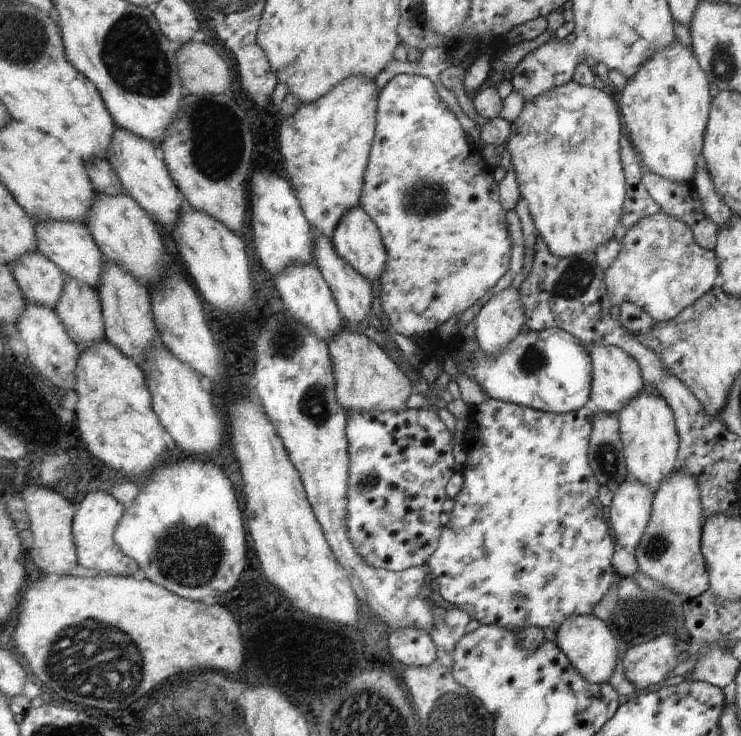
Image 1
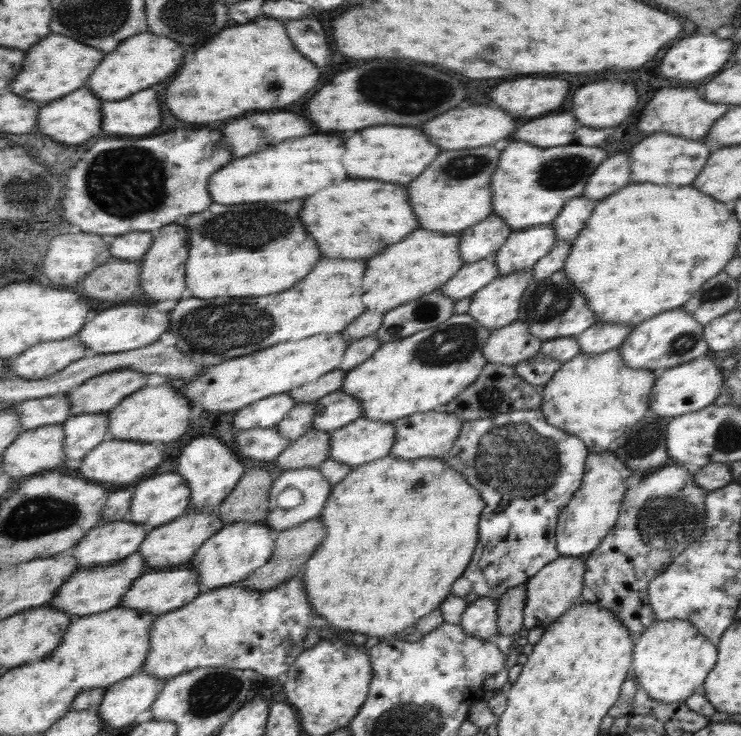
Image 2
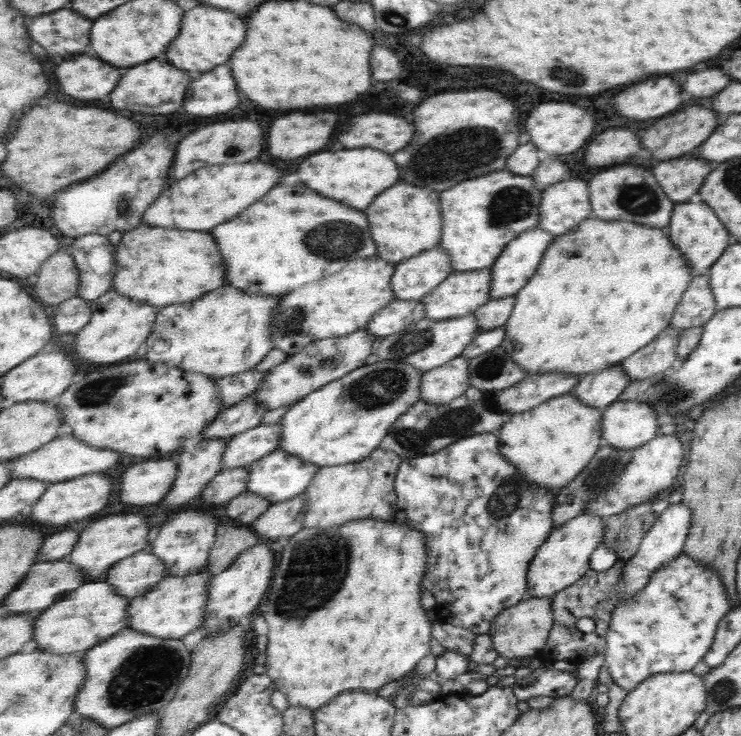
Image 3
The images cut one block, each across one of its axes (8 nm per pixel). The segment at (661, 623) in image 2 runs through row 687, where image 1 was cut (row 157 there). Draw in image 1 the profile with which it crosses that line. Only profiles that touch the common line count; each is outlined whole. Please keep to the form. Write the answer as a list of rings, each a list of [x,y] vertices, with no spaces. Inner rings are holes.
[[[679,39],[662,52],[656,52],[627,81],[618,106],[619,114],[624,128],[630,134],[631,144],[636,148],[638,155],[642,156],[642,162],[652,174],[662,176],[674,184],[693,184],[696,172],[707,170],[703,142],[712,102],[708,84],[709,80],[700,68],[693,48],[682,45]]]

